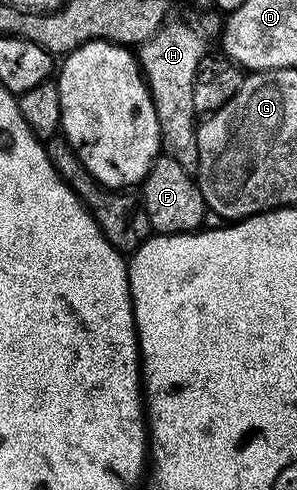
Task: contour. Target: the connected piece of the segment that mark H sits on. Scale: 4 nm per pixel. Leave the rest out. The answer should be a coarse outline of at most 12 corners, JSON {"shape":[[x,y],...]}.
{"shape":[[168,22],[137,48],[162,151],[199,170],[200,29]]}

